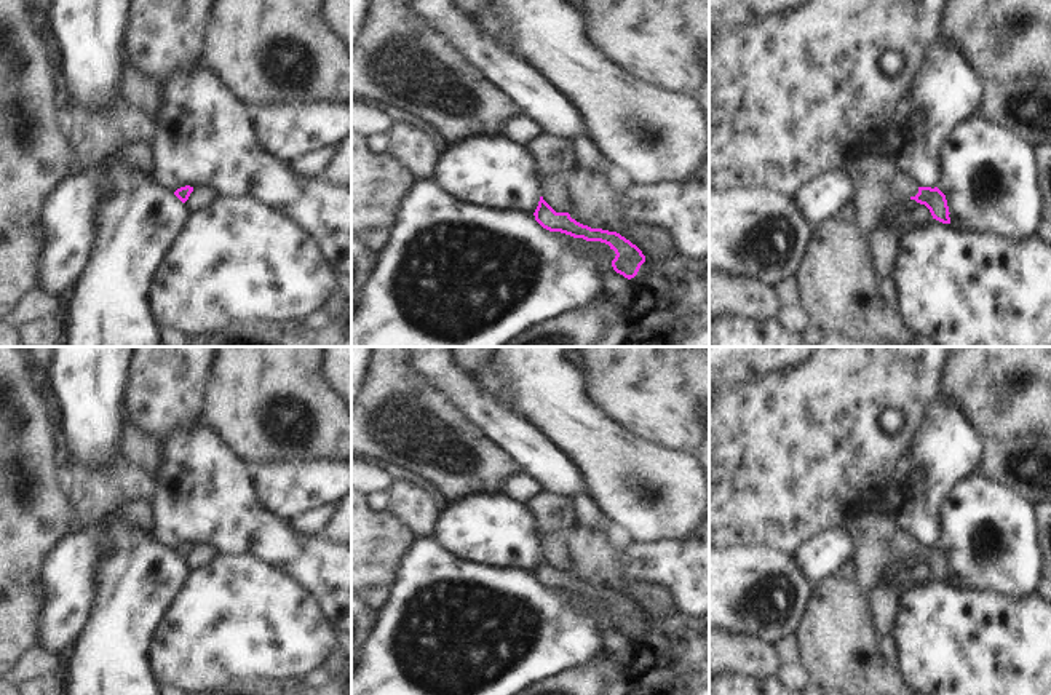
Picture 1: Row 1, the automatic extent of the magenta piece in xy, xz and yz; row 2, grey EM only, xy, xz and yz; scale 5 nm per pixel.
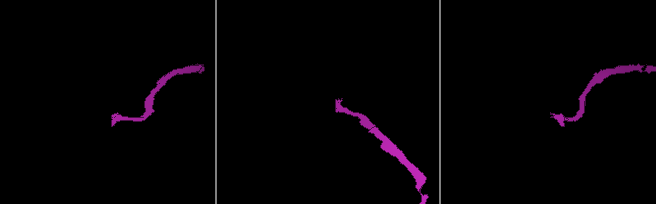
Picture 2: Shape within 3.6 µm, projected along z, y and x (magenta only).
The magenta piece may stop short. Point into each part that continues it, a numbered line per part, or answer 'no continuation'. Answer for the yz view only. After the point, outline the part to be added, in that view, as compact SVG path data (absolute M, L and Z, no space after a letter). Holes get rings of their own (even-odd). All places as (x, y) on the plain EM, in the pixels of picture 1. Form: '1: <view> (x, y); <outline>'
1: yz (880, 544); M878 506L850 518L843 526L856 542L856 583L867 598L898 561L918 551L918 543Z

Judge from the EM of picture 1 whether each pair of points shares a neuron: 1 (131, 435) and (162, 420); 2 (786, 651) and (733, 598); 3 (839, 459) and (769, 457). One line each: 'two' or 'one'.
1: two
2: two
3: one

